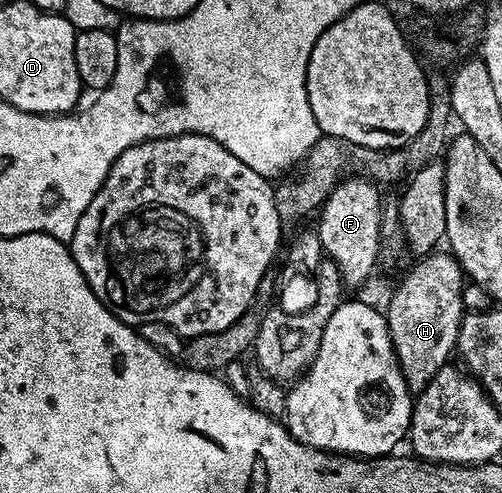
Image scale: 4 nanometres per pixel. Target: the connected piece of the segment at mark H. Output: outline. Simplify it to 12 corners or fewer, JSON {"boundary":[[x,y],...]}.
{"boundary":[[432,251],[385,308],[418,395],[452,360],[465,274]]}

